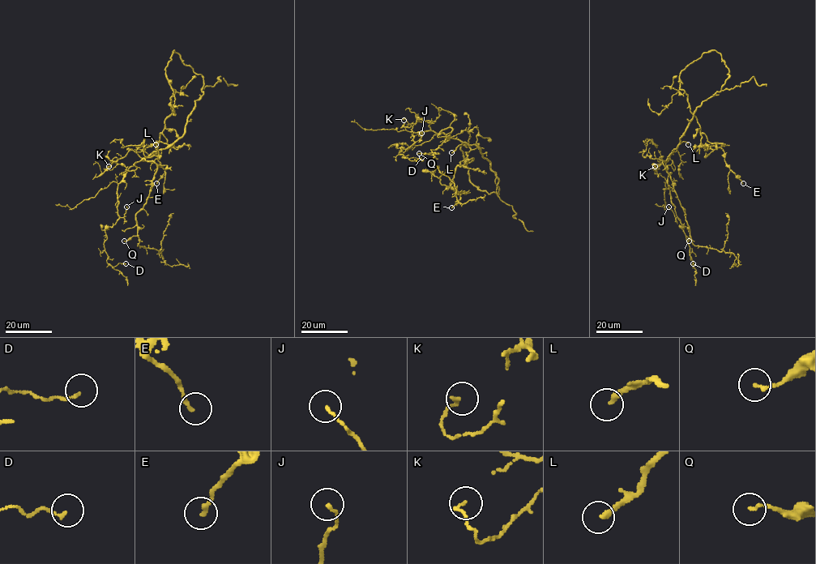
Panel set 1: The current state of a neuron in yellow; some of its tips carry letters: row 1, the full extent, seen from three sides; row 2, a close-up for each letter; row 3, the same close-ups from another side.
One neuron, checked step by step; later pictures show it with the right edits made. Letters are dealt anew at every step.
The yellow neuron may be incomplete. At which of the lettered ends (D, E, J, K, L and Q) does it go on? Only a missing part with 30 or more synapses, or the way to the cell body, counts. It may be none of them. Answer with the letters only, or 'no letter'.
L

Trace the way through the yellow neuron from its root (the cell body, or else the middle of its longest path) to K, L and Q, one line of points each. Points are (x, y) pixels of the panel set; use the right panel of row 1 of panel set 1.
K: (701, 104), (668, 159), (655, 171), (653, 166), (659, 164), (659, 167), (654, 170), (655, 166)
L: (701, 104), (678, 144), (683, 141), (688, 144)
Q: (701, 104), (680, 143), (663, 162), (685, 211), (689, 231), (689, 241)

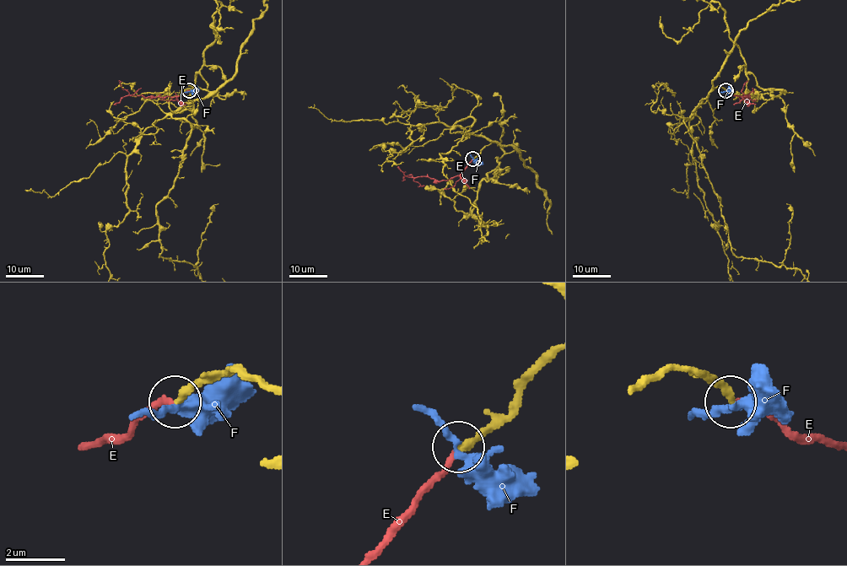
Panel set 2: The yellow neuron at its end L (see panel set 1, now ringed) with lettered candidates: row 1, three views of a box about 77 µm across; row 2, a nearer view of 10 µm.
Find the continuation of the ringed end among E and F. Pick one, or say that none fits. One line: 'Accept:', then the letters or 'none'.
Accept: E

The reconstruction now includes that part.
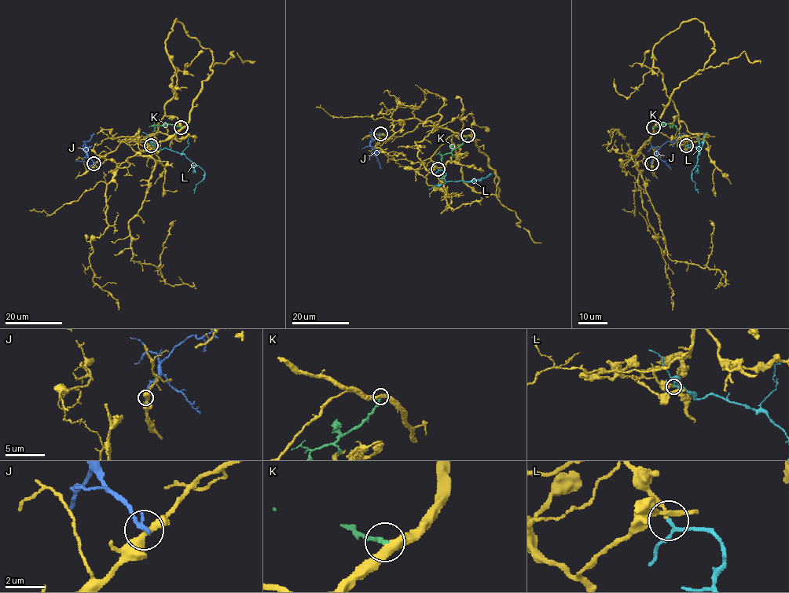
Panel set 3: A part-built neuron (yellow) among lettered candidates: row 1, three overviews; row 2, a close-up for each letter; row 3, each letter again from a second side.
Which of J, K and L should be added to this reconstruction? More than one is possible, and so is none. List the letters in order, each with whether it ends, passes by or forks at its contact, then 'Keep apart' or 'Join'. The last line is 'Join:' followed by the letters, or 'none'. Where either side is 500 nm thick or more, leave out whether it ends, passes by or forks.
J: It ends there. Keep apart
K: It ends there. Keep apart
L: It passes by. Join
Join: L

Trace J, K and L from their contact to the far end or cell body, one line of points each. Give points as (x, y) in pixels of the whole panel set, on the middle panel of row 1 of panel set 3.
J: (380, 133), (369, 144), (381, 168)
K: (467, 136), (459, 146), (443, 155), (441, 162)
L: (438, 169), (445, 172), (446, 181), (469, 181), (491, 174), (482, 177), (480, 181)

